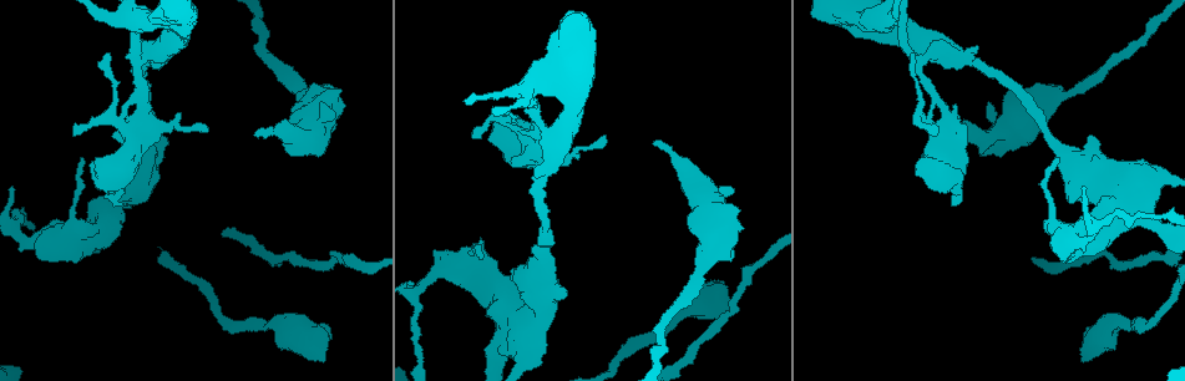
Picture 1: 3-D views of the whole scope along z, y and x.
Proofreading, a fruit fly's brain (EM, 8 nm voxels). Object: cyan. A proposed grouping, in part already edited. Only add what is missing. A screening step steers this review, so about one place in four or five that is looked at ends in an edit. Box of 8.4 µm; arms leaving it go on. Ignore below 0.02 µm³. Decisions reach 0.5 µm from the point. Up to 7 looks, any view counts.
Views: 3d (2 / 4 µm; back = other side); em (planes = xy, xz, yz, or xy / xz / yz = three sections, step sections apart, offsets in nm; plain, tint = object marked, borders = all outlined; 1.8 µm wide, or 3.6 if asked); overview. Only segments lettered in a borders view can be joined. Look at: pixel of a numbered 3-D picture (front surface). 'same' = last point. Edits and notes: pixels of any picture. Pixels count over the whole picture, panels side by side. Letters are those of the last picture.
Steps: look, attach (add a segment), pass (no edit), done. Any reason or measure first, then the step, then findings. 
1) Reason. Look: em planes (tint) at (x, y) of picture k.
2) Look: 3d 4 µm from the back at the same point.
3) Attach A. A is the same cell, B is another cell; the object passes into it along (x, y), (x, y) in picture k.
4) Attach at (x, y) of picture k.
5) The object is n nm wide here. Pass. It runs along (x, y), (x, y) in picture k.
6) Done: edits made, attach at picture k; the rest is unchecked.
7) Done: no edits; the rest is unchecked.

Free end. Look: 3d 2 µm at (116, 204) of picture 1.

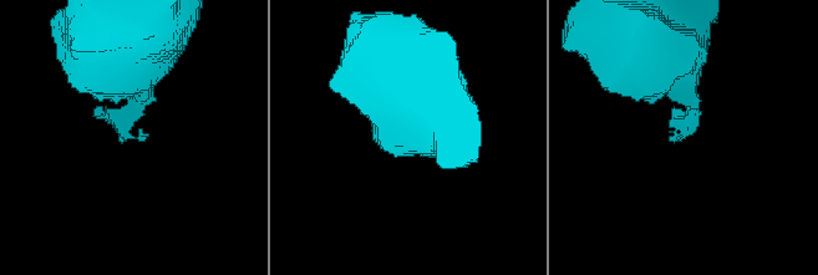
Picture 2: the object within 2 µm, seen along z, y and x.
Look: em planes (tint) at (673, 137) of picture 2.

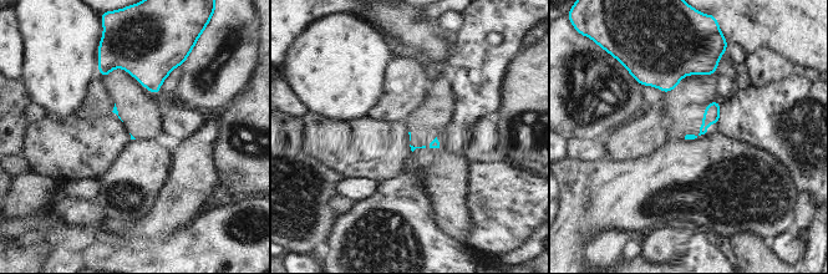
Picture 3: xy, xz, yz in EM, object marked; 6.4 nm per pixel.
Look: em planes (borders) at the same point.

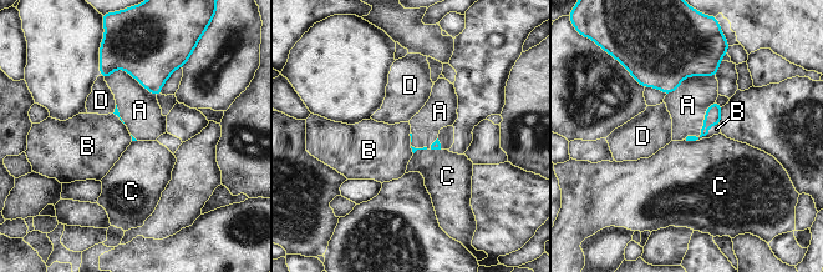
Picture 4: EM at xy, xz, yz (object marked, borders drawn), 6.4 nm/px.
Attach at (716, 129) of picture 4. B is the same cell, A, C and D are other cells; the object passes into it along (712, 117), (707, 132), (716, 129) in picture 4; the neuron continues.

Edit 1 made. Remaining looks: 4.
Two arms in line, one across. Look: 3d 2 µm at (937, 102) of picture 1.

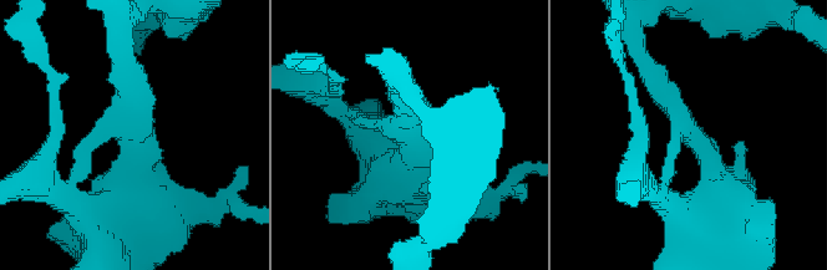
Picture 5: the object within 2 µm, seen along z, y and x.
3 arms meet here; the arms are 180, 280, 420 nm wide; shape alone is not enough. Look: em planes (borders) at (133, 136) of picture 5.

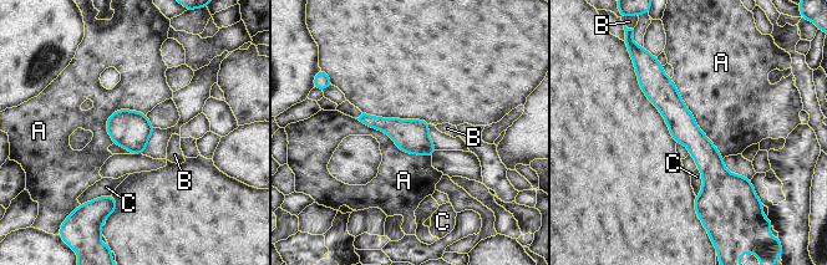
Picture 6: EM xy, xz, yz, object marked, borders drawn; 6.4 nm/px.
Pass. A, B and C are other cells; a border runs along (355, 118), (431, 157) in picture 6; none of them fits.

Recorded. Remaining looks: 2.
Branch stops here. Look: em xz step 8 (borders) at (255, 136) of picture 1.

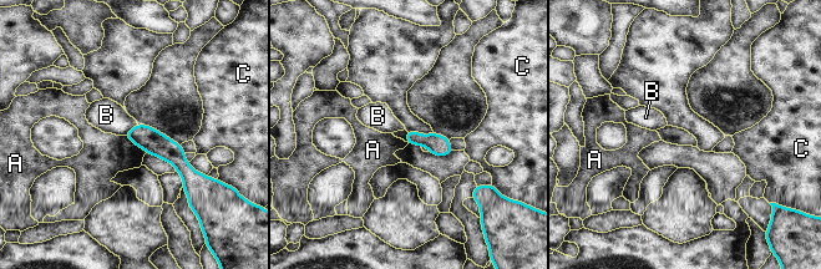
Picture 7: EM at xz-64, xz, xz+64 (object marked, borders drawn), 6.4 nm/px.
Look: em planes (borders) at the same point.

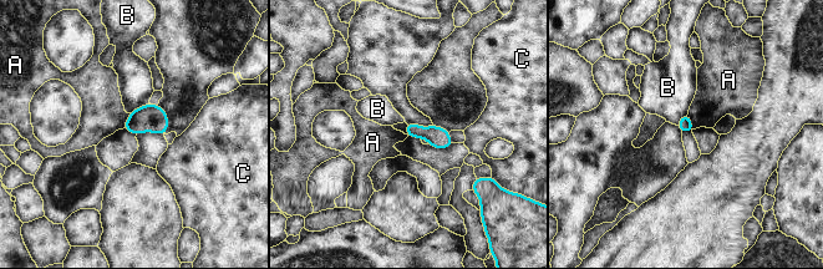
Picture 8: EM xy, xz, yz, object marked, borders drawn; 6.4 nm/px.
The longest contact is with B, 150 nm. Pass. A, B and C are other cells; a border runs along (687, 113), (694, 128) in picture 8; no lettered segment goes on from it.

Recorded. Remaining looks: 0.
Done: edits made, attach at picture 4; the rest is unchecked.

